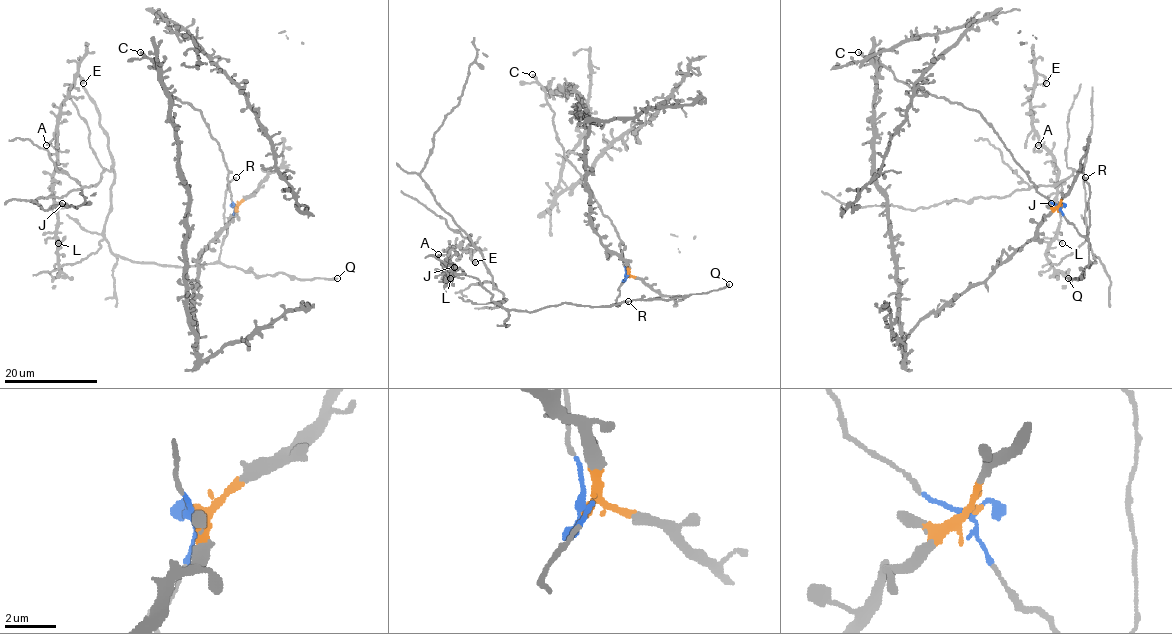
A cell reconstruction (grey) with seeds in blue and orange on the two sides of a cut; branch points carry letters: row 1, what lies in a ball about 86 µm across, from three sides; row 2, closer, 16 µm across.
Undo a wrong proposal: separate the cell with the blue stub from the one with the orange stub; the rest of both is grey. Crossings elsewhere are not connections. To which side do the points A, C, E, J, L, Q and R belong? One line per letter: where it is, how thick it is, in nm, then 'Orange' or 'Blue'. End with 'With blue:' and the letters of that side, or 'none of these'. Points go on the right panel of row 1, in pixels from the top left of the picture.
A: Place: (1038, 145). Thickness 160 nm. Blue
C: Place: (858, 52). Thickness 320 nm. Blue
E: Place: (1046, 83). Thickness 600 nm. Blue
J: Place: (1051, 203). Thickness 400 nm. Blue
L: Place: (1062, 243). Thickness 180 nm. Blue
Q: Place: (1068, 278). Thickness 240 nm. Blue
R: Place: (1085, 177). Thickness 240 nm. Blue
With blue: A, C, E, J, L, Q, R

